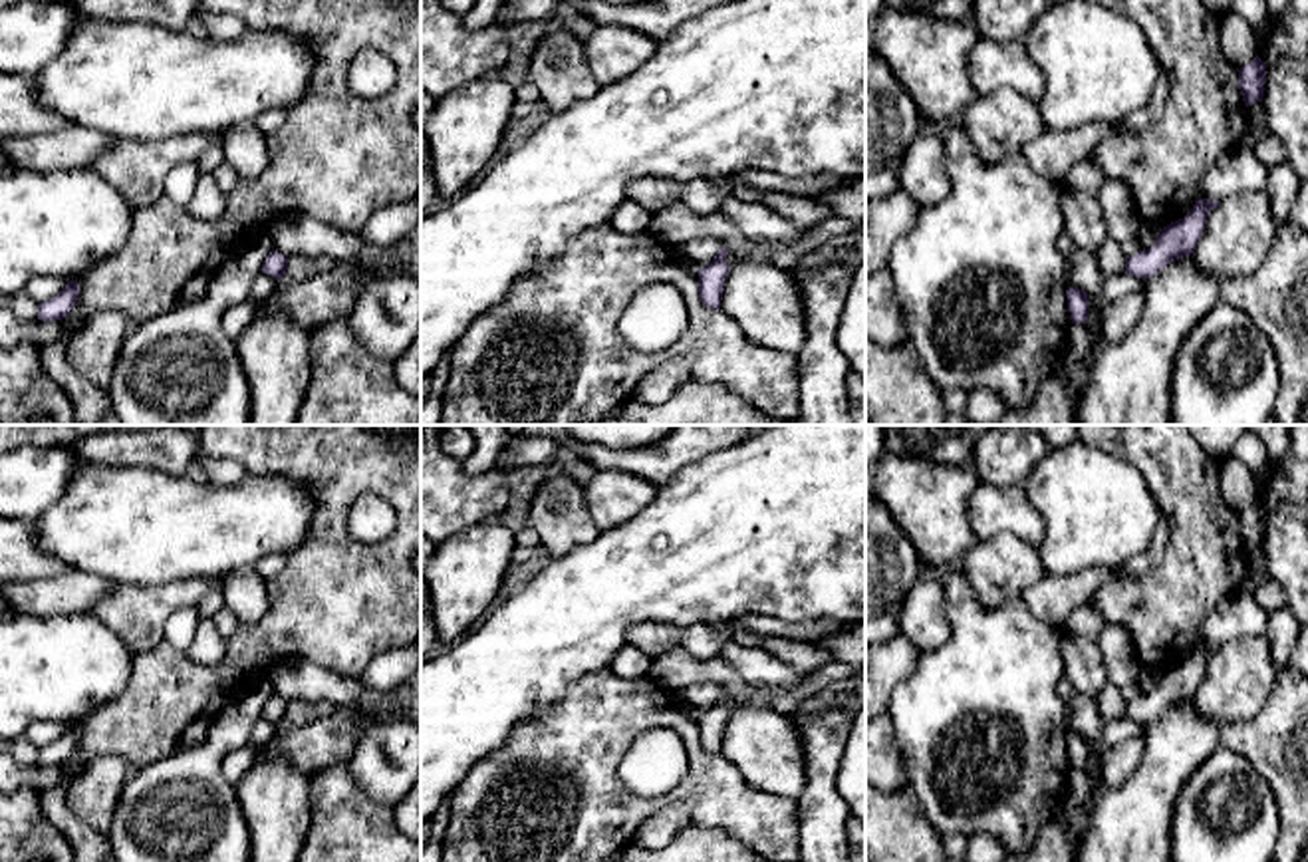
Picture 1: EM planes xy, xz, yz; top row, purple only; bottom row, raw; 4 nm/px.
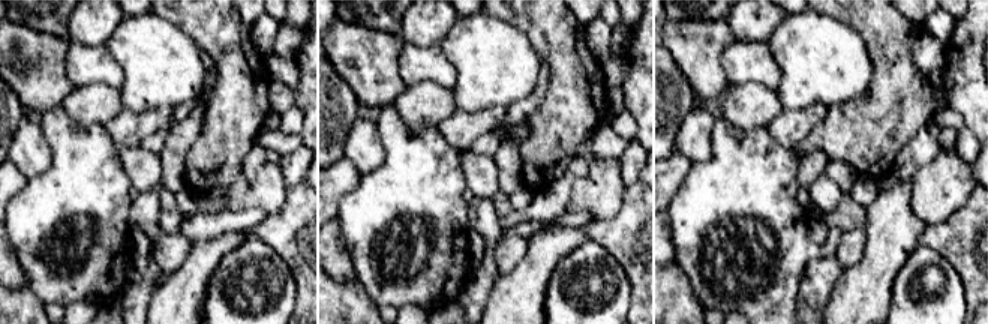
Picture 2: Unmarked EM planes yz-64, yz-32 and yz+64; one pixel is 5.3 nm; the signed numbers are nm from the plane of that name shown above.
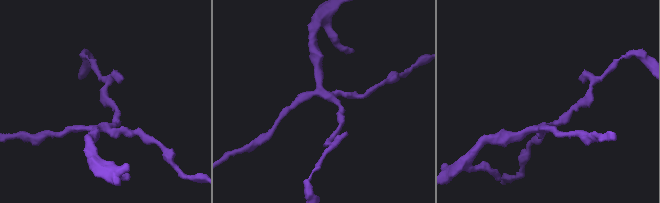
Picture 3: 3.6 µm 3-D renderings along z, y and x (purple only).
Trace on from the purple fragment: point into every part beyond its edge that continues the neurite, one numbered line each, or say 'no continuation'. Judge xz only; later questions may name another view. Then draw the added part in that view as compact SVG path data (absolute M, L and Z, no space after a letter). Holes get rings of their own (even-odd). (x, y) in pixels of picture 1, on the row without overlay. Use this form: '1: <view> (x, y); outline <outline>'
no continuation

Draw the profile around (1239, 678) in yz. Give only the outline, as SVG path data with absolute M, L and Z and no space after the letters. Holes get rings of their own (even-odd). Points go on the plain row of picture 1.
M1264 634L1227 642L1207 661L1195 705L1219 723L1252 719L1264 707L1278 673Z

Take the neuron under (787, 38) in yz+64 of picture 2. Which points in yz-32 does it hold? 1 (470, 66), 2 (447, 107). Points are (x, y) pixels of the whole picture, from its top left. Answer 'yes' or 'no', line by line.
1: yes
2: no

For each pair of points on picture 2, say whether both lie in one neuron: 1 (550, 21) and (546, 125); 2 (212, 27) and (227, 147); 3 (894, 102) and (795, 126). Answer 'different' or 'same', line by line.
1: same
2: same
3: different

